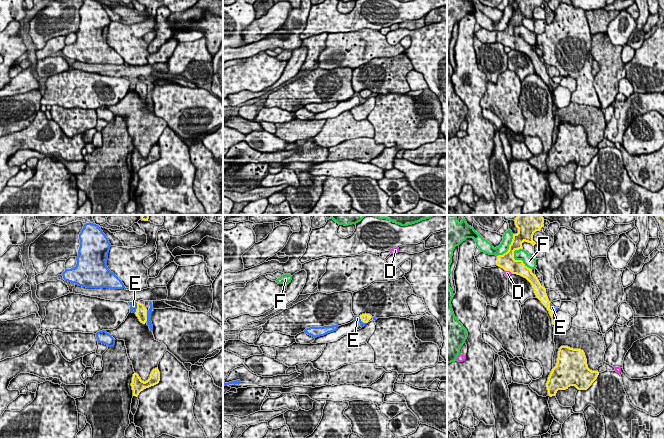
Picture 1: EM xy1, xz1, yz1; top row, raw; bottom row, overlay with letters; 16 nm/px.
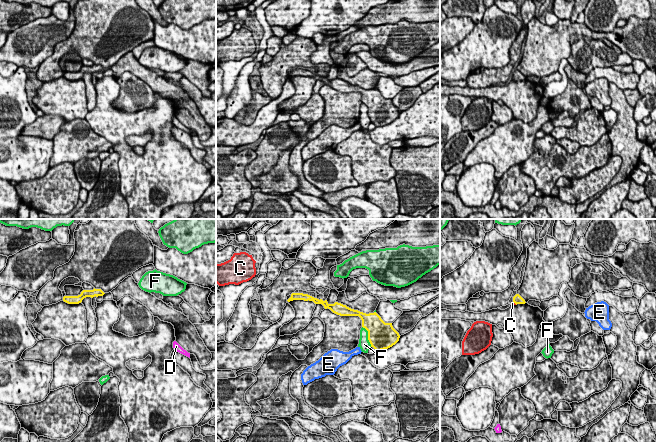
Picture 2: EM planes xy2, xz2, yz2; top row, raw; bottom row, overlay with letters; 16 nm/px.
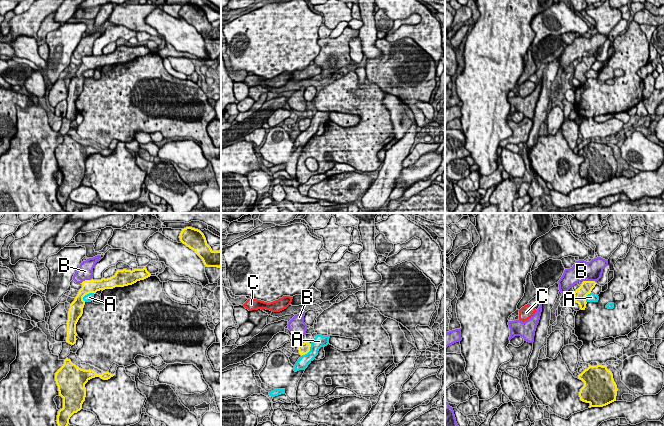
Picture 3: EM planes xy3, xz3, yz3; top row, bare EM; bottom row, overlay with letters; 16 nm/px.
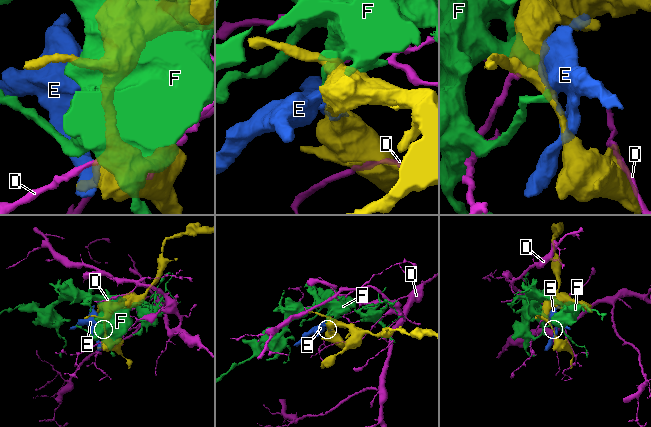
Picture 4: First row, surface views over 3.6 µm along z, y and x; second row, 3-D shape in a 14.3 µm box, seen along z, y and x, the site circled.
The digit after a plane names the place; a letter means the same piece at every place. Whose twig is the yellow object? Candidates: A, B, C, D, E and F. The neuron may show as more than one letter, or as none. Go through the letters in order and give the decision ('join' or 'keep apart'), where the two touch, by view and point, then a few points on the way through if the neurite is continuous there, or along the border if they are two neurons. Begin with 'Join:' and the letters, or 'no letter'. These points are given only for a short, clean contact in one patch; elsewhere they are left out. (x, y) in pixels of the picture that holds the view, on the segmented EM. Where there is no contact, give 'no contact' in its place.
Join: C
A: keep apart | xy3 (87, 293) | along xy3 (94, 293), (88, 293), (82, 299)
B: keep apart | yz3 (588, 281) | along yz3 (595, 281), (581, 282)
C: join | yz2 (515, 303) | across yz2 (517, 299), (515, 303), (512, 303)
D: keep apart | yz1 (509, 270)
E: keep apart | xy1 (137, 307)
F: keep apart | yz1 (519, 260)

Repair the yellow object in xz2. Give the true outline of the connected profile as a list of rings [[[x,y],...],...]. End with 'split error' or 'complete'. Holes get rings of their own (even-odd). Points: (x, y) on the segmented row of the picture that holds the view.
[[[292,293],[288,302],[293,300],[313,301],[315,304],[322,304],[325,309],[330,309],[333,313],[340,316],[359,316],[362,320],[362,327],[368,331],[368,340],[376,351],[388,349],[395,345],[400,338],[399,333],[393,328],[392,323],[385,323],[376,313],[363,313],[351,309],[346,305],[335,302],[329,304],[327,300],[314,298],[308,294]]] | complete

